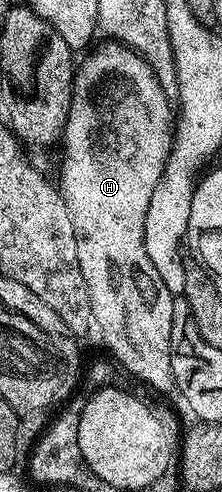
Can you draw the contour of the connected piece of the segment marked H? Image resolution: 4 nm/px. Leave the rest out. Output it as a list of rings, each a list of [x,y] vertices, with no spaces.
[[[104,41],[93,55],[83,56],[84,64],[77,66],[74,71],[72,84],[72,105],[68,120],[64,126],[64,169],[58,178],[58,186],[66,201],[66,209],[70,213],[70,221],[74,225],[74,237],[78,245],[78,265],[82,269],[82,277],[86,281],[86,289],[90,293],[90,305],[94,309],[94,327],[104,338],[106,346],[112,350],[111,358],[117,364],[121,363],[132,375],[137,375],[144,383],[149,383],[156,391],[172,391],[172,366],[170,365],[170,329],[172,328],[172,301],[174,296],[166,285],[162,285],[162,277],[158,277],[158,269],[154,269],[154,261],[150,261],[150,253],[146,253],[144,230],[146,229],[146,209],[150,205],[150,197],[154,197],[154,189],[164,172],[166,161],[172,152],[172,137],[174,134],[174,107],[168,104],[168,95],[164,92],[165,84],[160,76],[155,75],[150,65],[135,49],[120,41]]]

